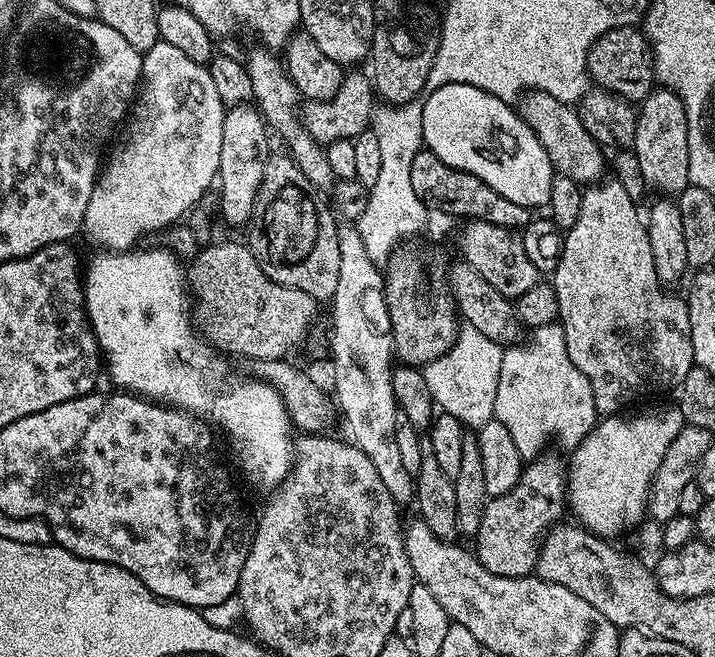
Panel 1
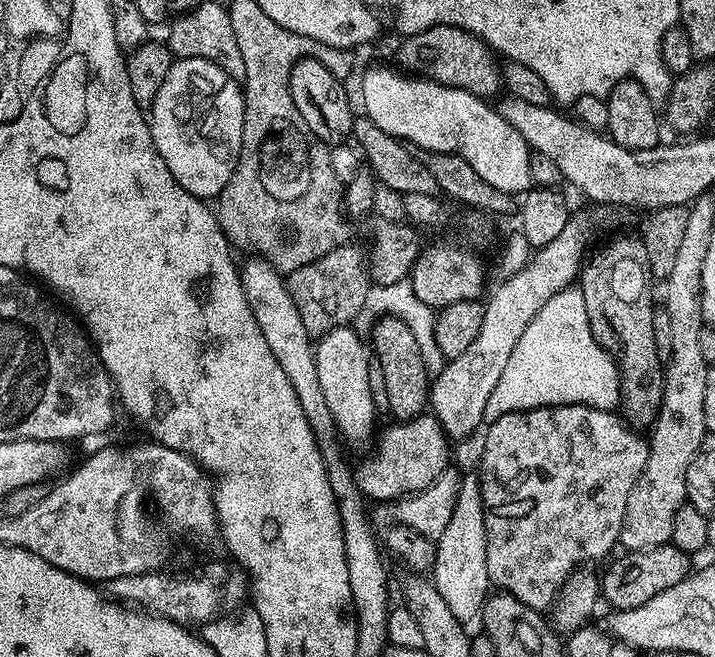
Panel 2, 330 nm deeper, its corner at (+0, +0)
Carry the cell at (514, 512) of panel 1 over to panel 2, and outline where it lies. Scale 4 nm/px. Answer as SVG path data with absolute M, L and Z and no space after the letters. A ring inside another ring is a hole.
M554 404L547 408L531 408L525 412L502 414L502 418L491 421L487 428L488 433L484 436L484 453L480 456L478 479L482 490L482 502L485 506L486 566L489 581L499 591L508 592L514 598L518 598L518 602L526 602L526 606L537 610L551 609L560 594L560 587L568 581L573 572L577 571L578 566L583 565L580 564L583 560L605 559L604 561L607 561L613 555L612 547L617 547L620 533L624 531L626 502L630 502L630 490L634 490L646 466L649 441L645 437L643 440L640 437L643 435L621 419L615 411L598 410L585 404Z

